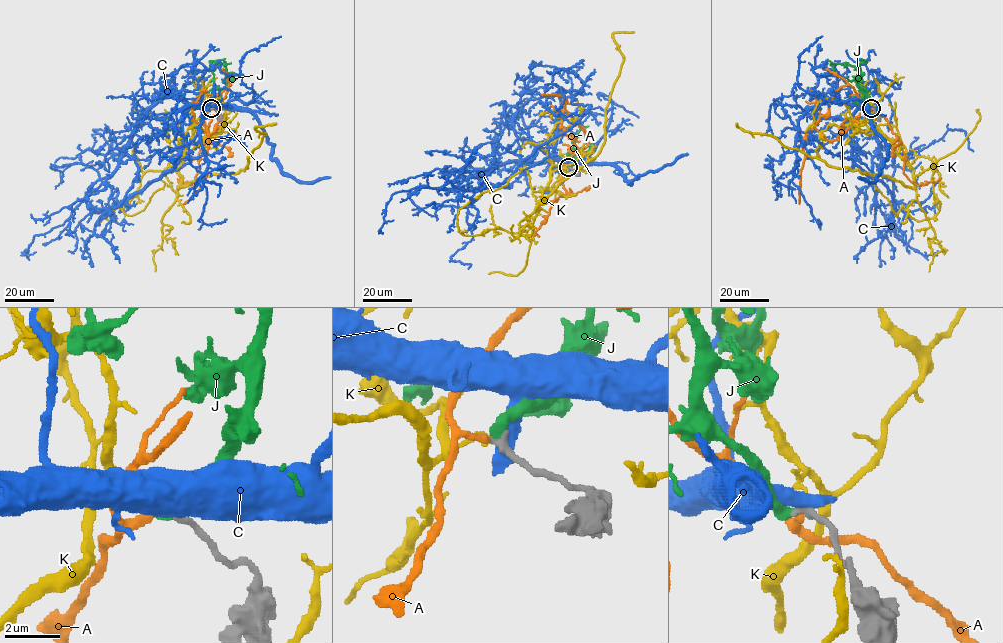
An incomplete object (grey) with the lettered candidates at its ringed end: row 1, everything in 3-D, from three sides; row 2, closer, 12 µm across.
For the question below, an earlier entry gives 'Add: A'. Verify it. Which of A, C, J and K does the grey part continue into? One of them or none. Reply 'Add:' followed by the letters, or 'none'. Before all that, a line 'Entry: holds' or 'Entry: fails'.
Entry: holds
Add: A

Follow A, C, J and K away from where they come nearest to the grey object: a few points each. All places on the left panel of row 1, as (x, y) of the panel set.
A: (211, 108), (208, 108), (210, 104), (230, 85), (207, 127), (205, 180), (183, 204)
C: (213, 108), (160, 98), (139, 119), (117, 168), (94, 183), (62, 225), (36, 234), (26, 257), (24, 251)
J: (212, 108), (221, 98), (221, 90), (213, 82), (213, 70), (216, 65), (222, 63), (226, 71)
K: (211, 108), (194, 123), (179, 187), (203, 176), (243, 170), (266, 134), (255, 127), (276, 123)

